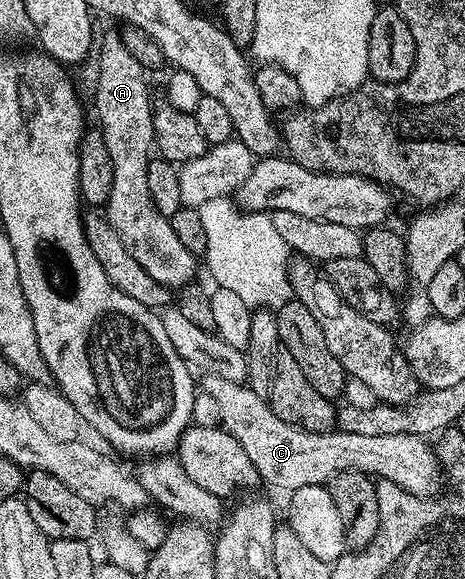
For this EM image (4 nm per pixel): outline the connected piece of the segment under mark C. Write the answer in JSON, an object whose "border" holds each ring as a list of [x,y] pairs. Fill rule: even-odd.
{"border":[[[206,375],[201,380],[201,390],[216,401],[222,418],[221,426],[236,441],[256,471],[263,484],[279,487],[283,493],[304,489],[304,485],[329,484],[330,478],[341,471],[359,471],[378,479],[387,479],[400,489],[413,495],[430,497],[435,494],[440,479],[440,464],[433,446],[430,447],[421,435],[365,436],[337,429],[329,431],[306,431],[289,423],[270,408],[267,400],[261,399],[245,383],[224,381],[224,377]]]}

